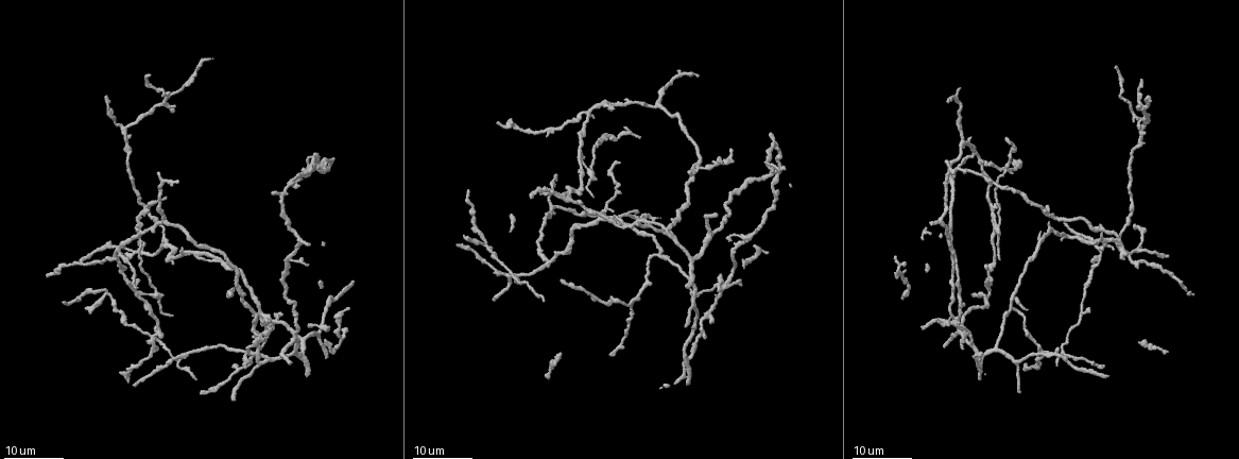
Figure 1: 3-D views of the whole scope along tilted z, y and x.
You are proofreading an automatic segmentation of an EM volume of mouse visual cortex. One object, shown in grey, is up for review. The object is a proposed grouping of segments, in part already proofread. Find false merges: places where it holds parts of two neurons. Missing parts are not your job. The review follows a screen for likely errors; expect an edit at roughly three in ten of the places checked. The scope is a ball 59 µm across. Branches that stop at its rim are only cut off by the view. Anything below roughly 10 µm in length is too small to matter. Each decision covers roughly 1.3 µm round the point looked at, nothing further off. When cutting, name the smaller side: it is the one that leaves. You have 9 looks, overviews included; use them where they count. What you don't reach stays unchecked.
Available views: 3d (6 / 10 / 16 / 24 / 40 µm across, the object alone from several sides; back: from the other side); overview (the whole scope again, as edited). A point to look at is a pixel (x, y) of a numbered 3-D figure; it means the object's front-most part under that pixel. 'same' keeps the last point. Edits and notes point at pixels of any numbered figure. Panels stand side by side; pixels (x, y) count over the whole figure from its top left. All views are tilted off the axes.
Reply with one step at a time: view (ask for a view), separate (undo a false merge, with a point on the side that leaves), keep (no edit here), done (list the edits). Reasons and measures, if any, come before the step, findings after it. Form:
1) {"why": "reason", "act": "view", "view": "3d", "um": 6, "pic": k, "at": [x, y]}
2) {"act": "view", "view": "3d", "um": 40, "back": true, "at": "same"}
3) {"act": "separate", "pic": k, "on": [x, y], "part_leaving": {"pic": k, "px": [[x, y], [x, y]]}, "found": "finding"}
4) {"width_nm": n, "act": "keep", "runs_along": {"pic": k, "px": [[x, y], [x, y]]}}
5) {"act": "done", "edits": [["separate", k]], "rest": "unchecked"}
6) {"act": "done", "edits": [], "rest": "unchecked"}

{"why": "three-way junction", "act": "view", "view": "3d", "um": 16, "pic": 1, "at": [165, 237]}

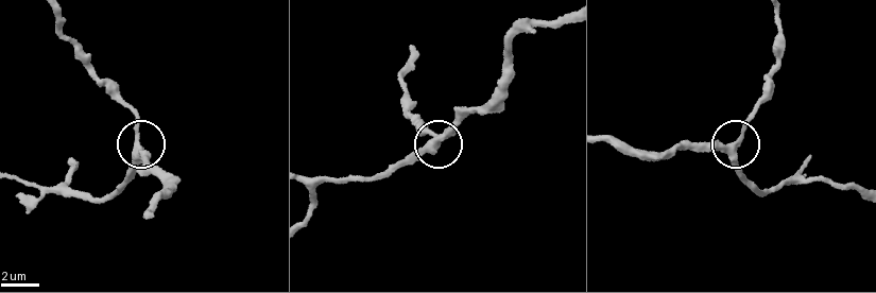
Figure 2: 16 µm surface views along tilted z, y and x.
{"why": "zoom in", "act": "view", "view": "3d", "um": 6, "pic": 2, "at": [737, 144]}

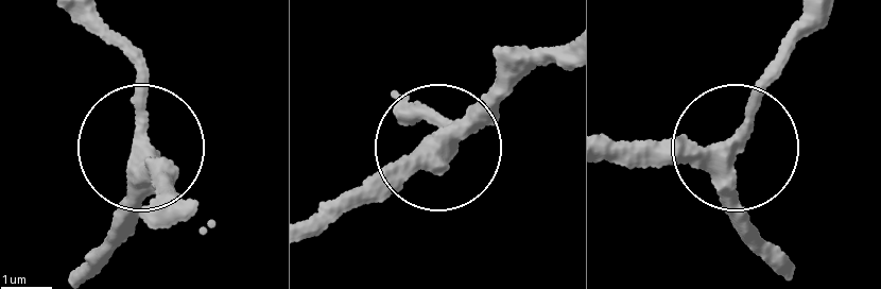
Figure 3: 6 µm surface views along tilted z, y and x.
{"side_arm_um": 19, "arms": 3, "act": "keep", "found": "continuous, no second neuron"}

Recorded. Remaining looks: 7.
{"why": "a fork", "act": "view", "view": "3d", "um": 16, "pic": 1, "at": [632, 304]}

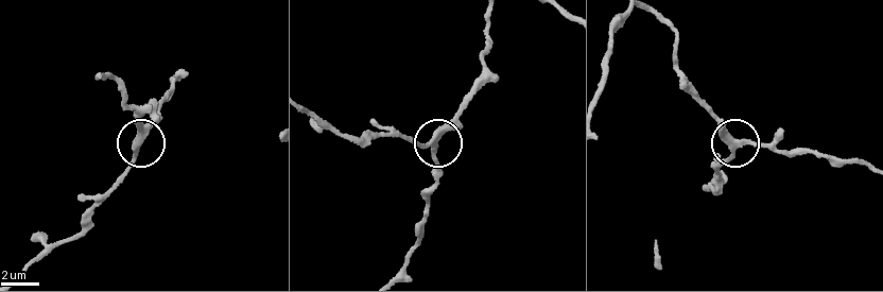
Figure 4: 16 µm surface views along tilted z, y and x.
{"why": "closer look", "act": "view", "view": "3d", "um": 10, "pic": 4, "at": [435, 146]}

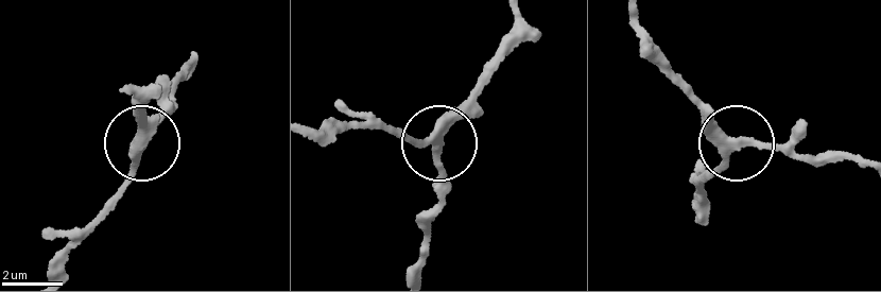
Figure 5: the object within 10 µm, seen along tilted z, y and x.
{"act": "keep", "runs_along": {"pic": 5, "px": [[635, 16], [659, 71], [717, 133], [741, 146], [808, 155]]}, "found": "all the same neuron"}

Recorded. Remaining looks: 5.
{"act": "view", "view": "3d", "um": 24, "pic": 1, "at": [587, 114]}

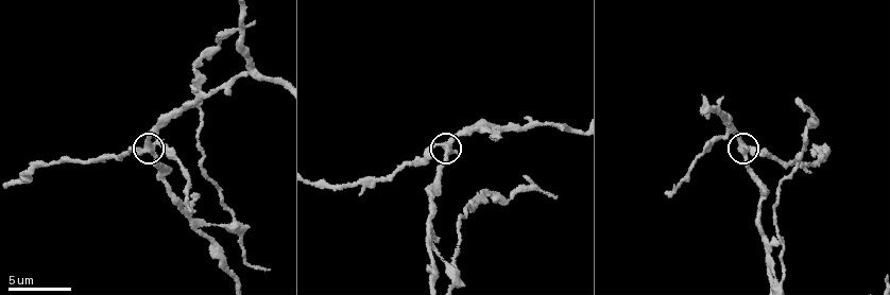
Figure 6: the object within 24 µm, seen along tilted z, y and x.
{"act": "view", "view": "3d", "um": 10, "pic": 6, "at": [148, 148]}

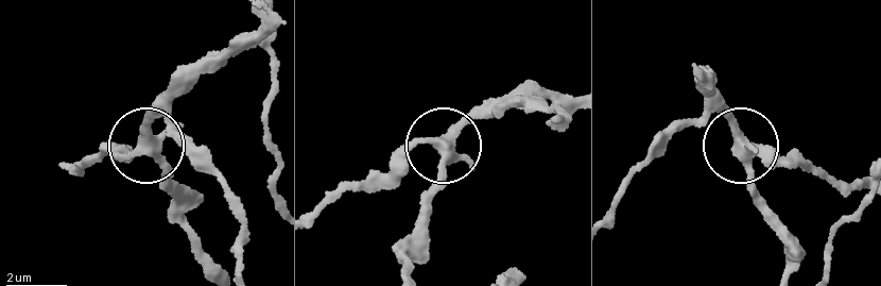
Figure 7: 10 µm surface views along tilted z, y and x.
{"side_arm_um": 18, "act": "keep", "found": "one neuron here"}

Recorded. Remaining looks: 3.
{"why": "three arms meet", "act": "view", "view": "3d", "um": 10, "pic": 6, "at": [434, 248]}

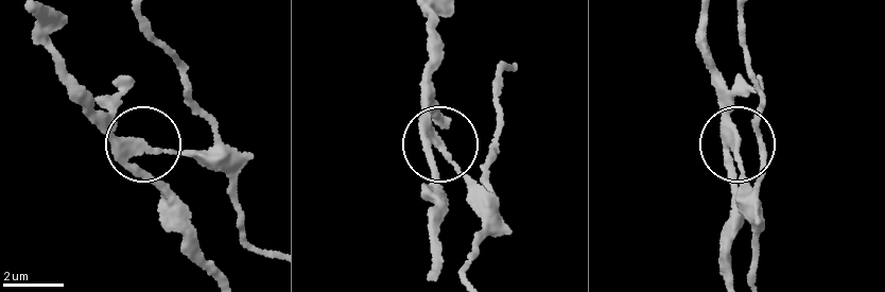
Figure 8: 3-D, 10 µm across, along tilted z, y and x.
{"act": "view", "view": "3d", "um": 10, "back": true, "pic": 8, "at": [733, 148]}

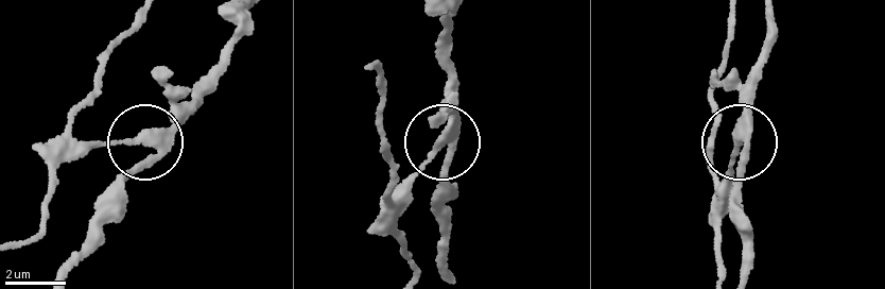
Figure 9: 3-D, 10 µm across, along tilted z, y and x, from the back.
{"arms": 3, "act": "keep", "runs_along": {"pic": 9, "px": [[247, 15], [226, 68], [173, 131], [142, 142], [75, 138]]}, "found": "one neuron here"}

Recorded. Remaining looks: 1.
{"act": "done", "edits": [], "rest": "unchecked"}

